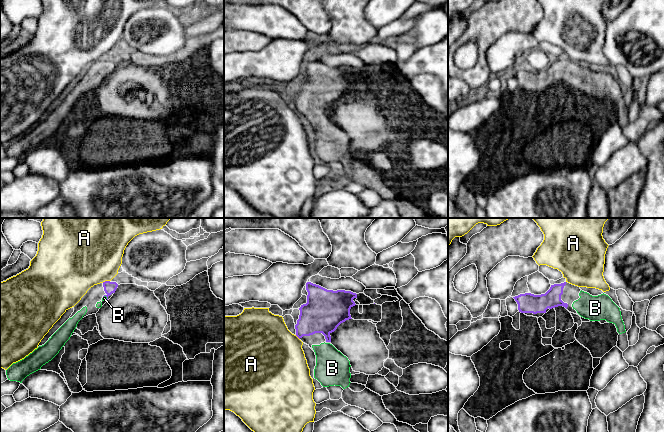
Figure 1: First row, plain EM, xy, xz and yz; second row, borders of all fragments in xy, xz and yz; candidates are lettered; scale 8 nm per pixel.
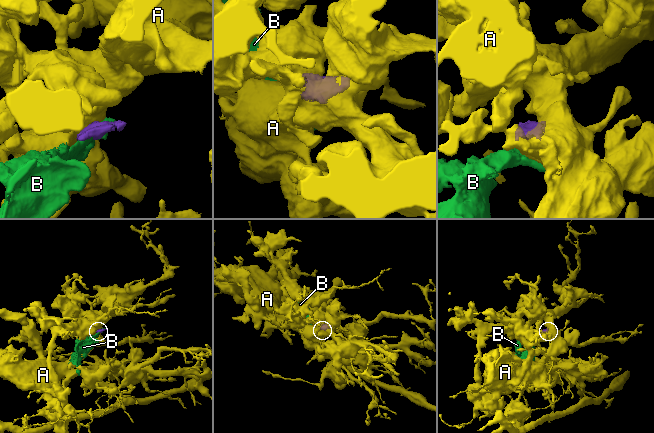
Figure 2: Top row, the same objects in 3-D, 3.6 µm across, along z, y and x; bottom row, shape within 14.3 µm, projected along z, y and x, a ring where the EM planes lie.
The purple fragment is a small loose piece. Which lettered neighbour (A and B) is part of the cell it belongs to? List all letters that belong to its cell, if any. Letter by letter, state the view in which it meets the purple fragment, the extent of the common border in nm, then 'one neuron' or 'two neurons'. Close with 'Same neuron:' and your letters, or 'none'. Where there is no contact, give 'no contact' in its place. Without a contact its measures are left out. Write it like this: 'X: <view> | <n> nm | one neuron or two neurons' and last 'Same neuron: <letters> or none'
A: xy | 70 nm | two neurons
B: xy | 50 nm | one neuron
Same neuron: B

